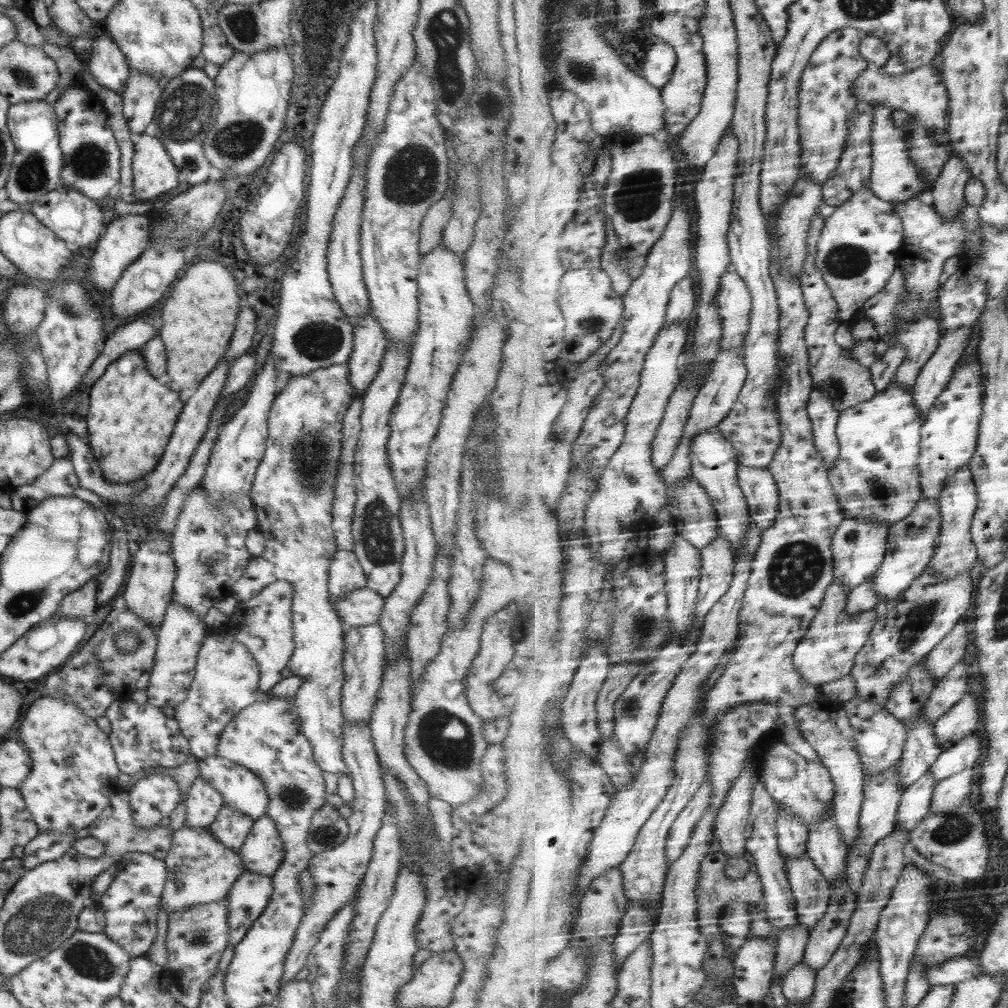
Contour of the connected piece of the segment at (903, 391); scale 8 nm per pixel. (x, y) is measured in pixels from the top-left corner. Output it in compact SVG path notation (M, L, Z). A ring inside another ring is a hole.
M897 381L894 385L873 400L842 412L838 428L842 453L830 476L846 518L872 517L896 524L910 517L924 499L921 459L927 418L917 404L914 388L901 388Z

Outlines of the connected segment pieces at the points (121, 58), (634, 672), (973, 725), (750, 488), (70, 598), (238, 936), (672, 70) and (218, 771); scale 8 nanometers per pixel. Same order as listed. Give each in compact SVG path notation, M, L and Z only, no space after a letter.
M104 29L103 34L93 37L91 59L87 62L89 74L102 88L121 92L130 76L126 56L108 30Z
M616 664L611 668L610 677L603 687L598 701L599 724L604 734L604 741L610 740L616 732L615 706L616 701L626 694L629 685L640 673L643 673L644 664Z
M969 693L935 724L936 735L942 749L947 751L973 735L980 726L980 718L982 700L978 694Z
M741 465L740 485L750 502L753 522L764 532L770 530L780 516L780 488L769 469Z
M92 577L80 589L66 595L55 615L58 617L80 617L90 619L97 610L96 594L98 594L98 581Z
M245 870L236 879L225 900L229 909L229 946L235 947L262 915L274 893L273 879Z
M663 41L654 44L644 61L645 77L650 84L663 89L675 76L679 67L679 53L675 46Z
M214 755L198 759L200 777L208 779L222 793L224 804L256 820L266 815L268 791L262 779L232 760Z

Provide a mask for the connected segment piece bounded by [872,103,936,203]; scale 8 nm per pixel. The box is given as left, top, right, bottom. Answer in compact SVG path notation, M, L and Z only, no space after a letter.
M878 103L874 109L874 174L873 191L876 196L892 203L906 203L920 198L936 184L930 183L922 168L912 159L912 145L908 143L906 129L894 122L896 107Z

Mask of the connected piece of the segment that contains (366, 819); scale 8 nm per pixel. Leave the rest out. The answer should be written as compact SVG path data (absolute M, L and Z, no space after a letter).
M344 722L342 726L342 756L352 776L355 797L351 804L352 814L347 819L349 826L348 836L342 844L330 850L314 853L310 859L310 872L315 880L315 900L310 909L304 911L304 916L298 929L295 940L284 962L284 975L280 979L280 988L288 982L296 980L296 974L307 964L308 954L316 945L325 923L342 907L347 904L361 885L366 875L368 863L372 858L373 842L382 825L382 817L387 804L385 797L384 777L380 771L379 758L372 742L369 726L350 726Z

